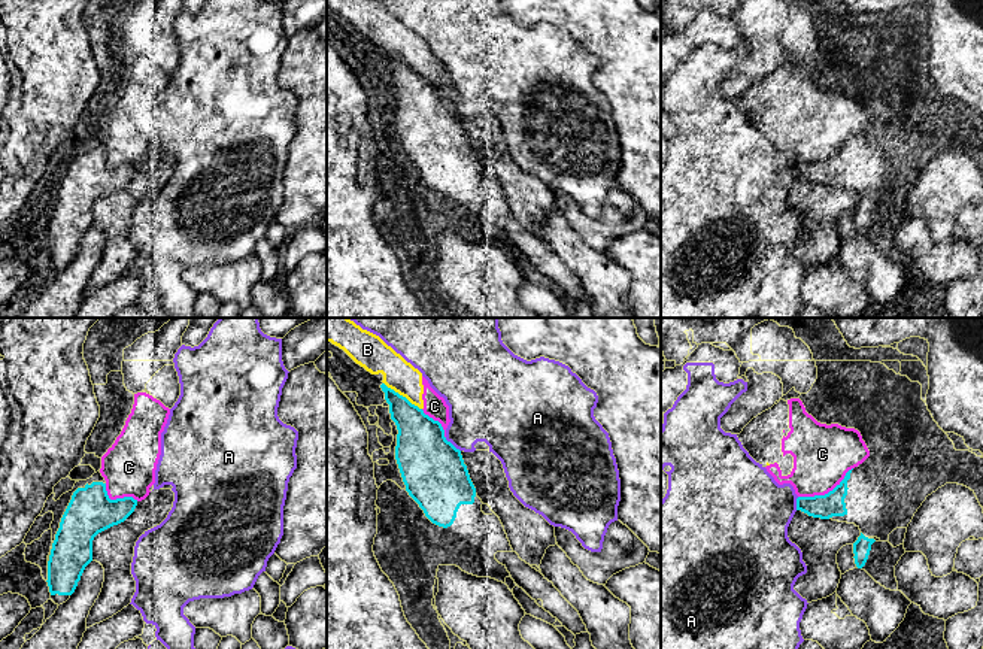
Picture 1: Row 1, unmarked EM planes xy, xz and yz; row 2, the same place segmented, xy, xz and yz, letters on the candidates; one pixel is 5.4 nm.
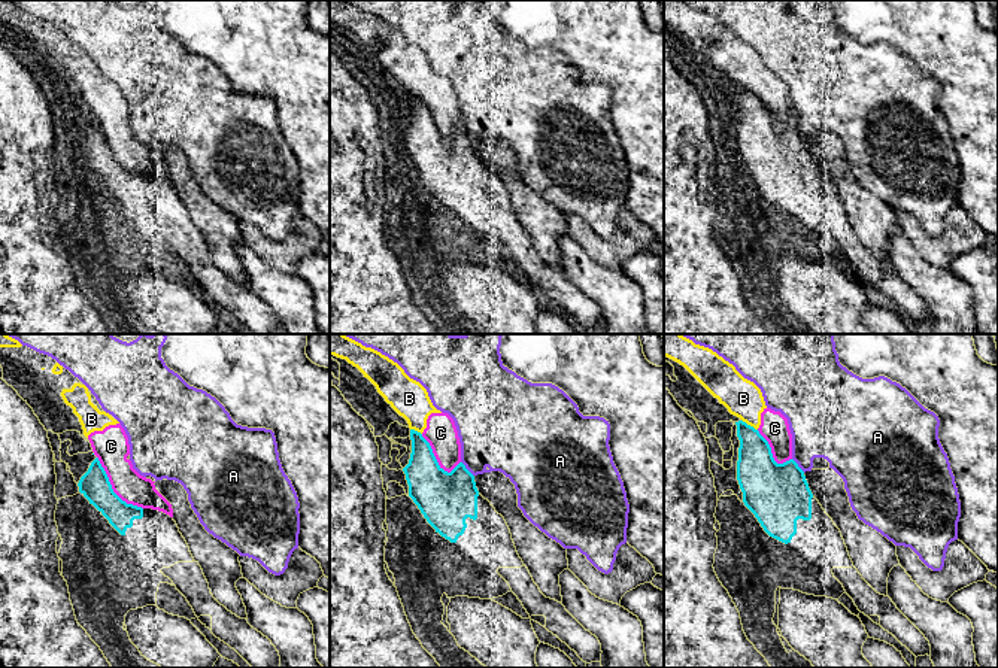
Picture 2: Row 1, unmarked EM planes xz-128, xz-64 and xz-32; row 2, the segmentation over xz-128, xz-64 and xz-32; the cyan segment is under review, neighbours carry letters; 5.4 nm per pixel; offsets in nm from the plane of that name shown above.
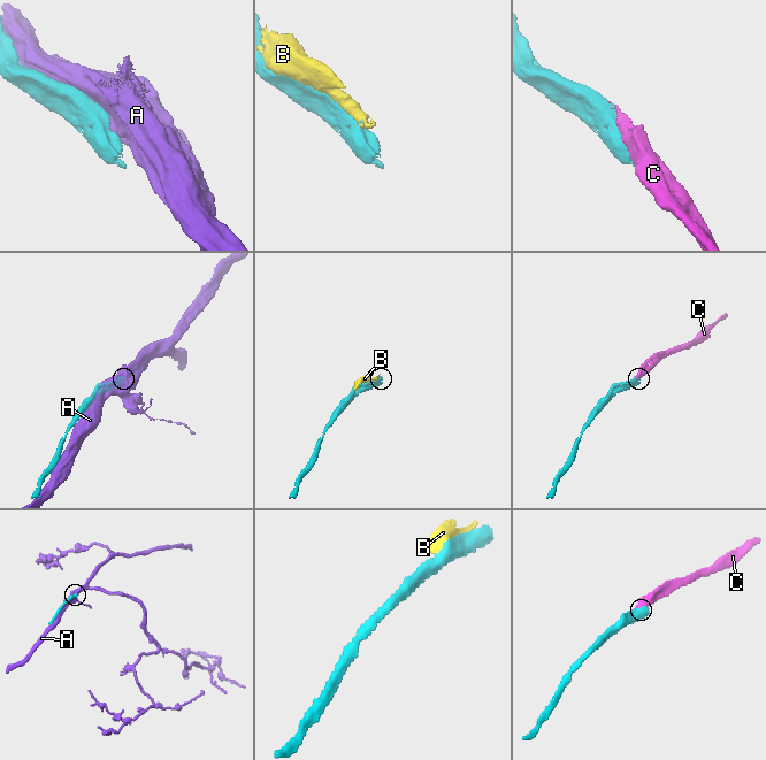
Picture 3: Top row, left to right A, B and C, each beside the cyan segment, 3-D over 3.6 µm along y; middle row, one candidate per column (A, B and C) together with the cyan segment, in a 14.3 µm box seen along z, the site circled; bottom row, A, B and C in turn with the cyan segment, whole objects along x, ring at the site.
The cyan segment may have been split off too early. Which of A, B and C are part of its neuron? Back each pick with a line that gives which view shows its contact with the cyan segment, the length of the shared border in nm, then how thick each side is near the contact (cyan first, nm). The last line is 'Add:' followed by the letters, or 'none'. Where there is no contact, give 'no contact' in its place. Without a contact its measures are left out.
Add: none

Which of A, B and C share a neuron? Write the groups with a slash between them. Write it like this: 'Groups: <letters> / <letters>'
Groups: A / B C

